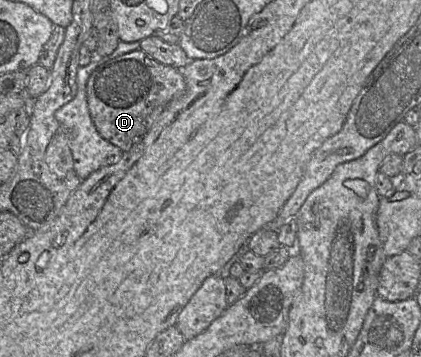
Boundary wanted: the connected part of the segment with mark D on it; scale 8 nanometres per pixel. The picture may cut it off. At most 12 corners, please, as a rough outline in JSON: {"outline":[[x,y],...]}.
{"outline":[[138,49],[86,91],[98,132],[125,152],[185,88]]}

